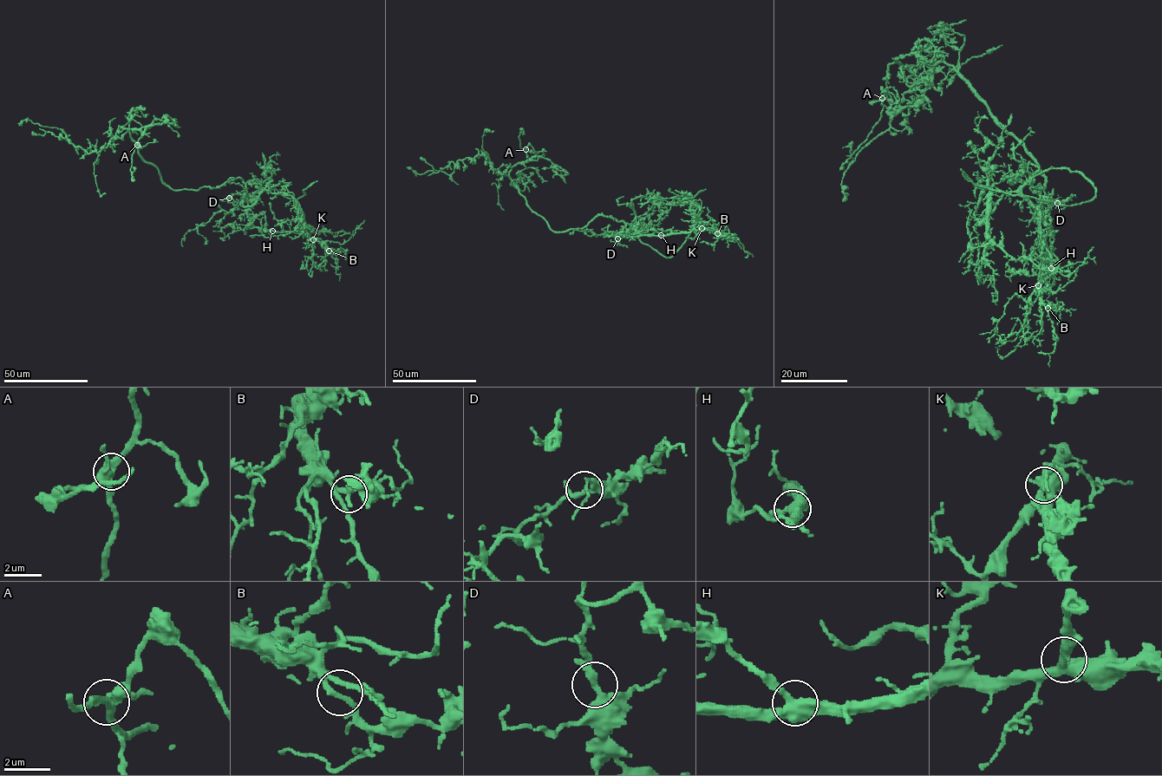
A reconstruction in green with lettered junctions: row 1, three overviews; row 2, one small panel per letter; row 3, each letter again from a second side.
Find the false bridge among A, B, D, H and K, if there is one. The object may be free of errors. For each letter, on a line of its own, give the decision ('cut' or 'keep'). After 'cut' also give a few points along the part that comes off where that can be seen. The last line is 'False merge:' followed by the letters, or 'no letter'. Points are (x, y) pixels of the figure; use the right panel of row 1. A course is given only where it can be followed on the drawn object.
A: keep
B: keep
D: keep
H: keep
K: keep
False merge: no letter

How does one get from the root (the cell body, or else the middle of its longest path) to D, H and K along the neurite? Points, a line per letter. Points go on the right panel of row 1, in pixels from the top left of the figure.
D: (1034, 187), (1021, 180), (1011, 183), (1028, 163), (1039, 169), (1021, 193), (1039, 208), (1038, 215), (1058, 203)
H: (1034, 187), (1021, 180), (1011, 183), (1028, 163), (1039, 169), (1021, 194), (1038, 214), (1051, 268)
K: (1034, 187), (1011, 183), (1028, 163), (1039, 169), (1021, 194), (1038, 214), (1052, 264), (1038, 285)

